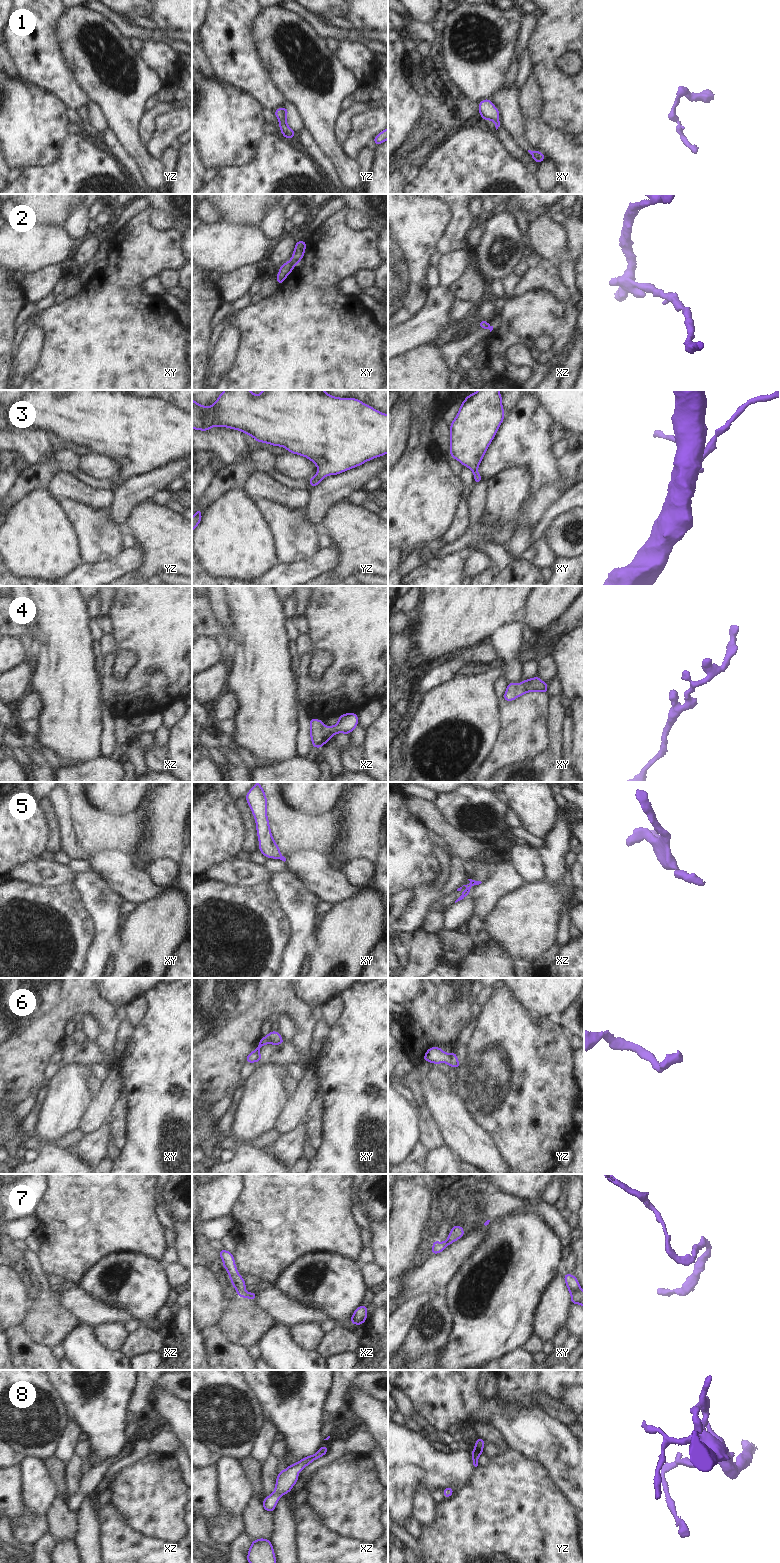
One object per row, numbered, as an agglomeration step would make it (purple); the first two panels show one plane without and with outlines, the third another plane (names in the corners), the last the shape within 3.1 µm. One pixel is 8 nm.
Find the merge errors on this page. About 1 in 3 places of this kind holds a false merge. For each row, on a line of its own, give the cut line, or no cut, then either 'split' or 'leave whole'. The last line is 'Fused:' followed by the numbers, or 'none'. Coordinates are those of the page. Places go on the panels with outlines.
1: no cut | leave whole
2: no cut | leave whole
3: no cut | leave whole
4: no cut | leave whole
5: no cut | leave whole
6: no cut | leave whole
7: no cut | leave whole
8: no cut | leave whole
Fused: none

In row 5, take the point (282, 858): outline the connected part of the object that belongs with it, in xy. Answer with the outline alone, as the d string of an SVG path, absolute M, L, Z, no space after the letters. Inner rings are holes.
M258 782L249 790L245 796L246 801L253 813L257 836L259 840L259 851L266 858L274 858L286 861L281 855L279 846L275 843L269 827L269 819L267 817L267 798L261 784Z

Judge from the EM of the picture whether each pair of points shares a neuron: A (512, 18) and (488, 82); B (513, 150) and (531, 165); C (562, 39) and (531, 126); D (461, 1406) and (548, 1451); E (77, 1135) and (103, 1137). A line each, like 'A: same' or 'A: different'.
A: same
B: same
C: different
D: same
E: different

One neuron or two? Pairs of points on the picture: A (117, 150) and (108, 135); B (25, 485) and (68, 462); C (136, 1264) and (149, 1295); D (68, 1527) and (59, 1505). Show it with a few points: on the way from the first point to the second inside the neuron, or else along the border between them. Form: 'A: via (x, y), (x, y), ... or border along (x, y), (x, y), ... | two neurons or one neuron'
A: via (115, 146), (110, 139) | one neuron
B: via (36, 480), (57, 464) | one neuron
C: via (139, 1272), (139, 1285), (141, 1287) | one neuron
D: via (63, 1522), (59, 1518), (59, 1510) | one neuron

